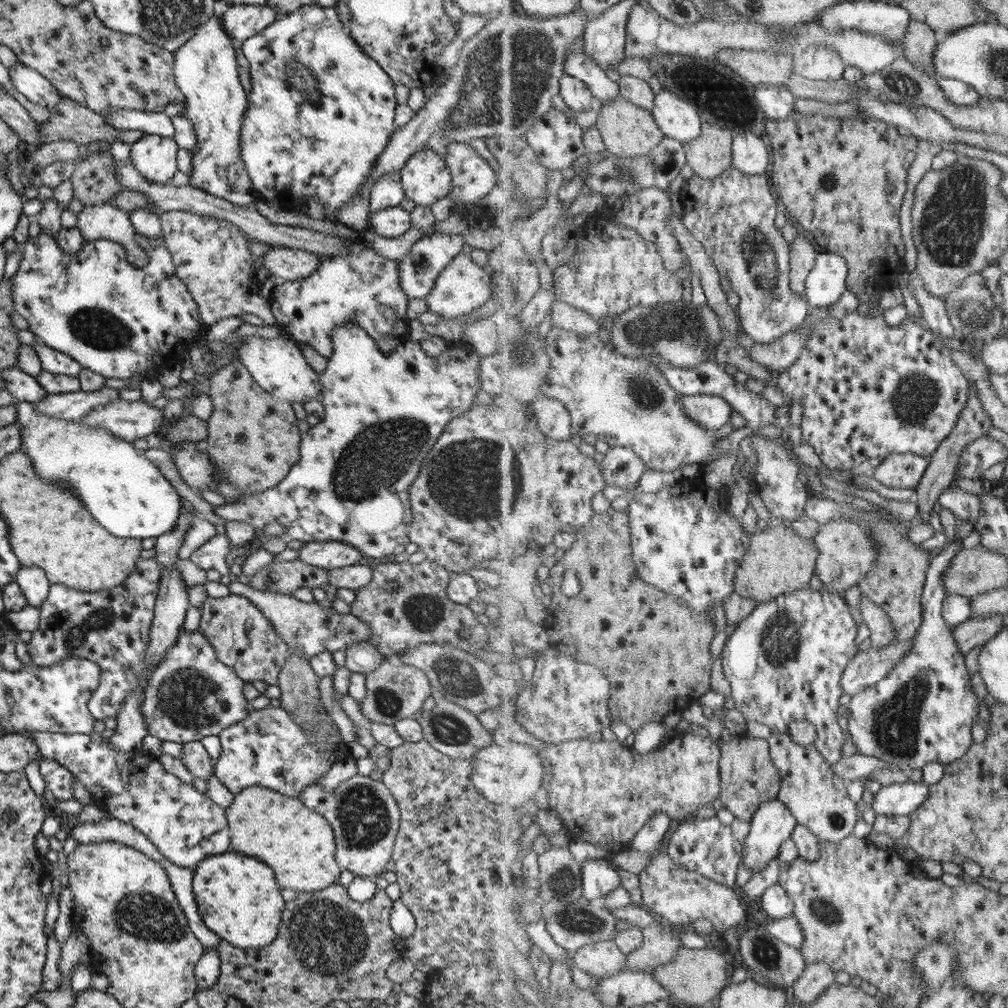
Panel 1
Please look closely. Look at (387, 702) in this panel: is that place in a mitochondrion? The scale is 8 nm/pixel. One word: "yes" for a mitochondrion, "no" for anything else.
yes

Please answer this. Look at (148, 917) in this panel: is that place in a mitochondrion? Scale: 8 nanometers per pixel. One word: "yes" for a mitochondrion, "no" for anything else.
yes

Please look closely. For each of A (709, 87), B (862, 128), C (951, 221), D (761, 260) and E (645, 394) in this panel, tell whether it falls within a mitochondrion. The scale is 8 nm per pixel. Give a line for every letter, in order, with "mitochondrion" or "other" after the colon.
A: other
B: other
C: mitochondrion
D: mitochondrion
E: mitochondrion

